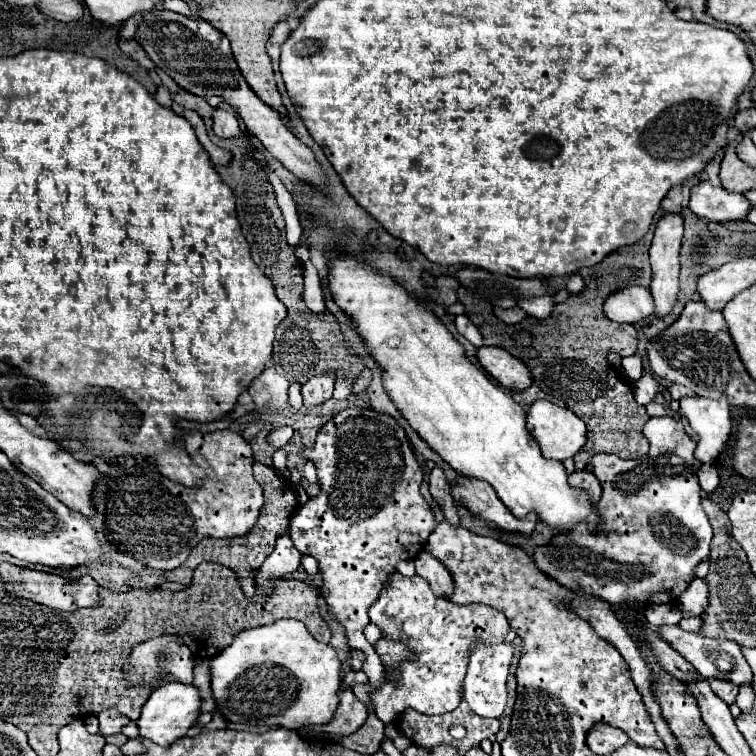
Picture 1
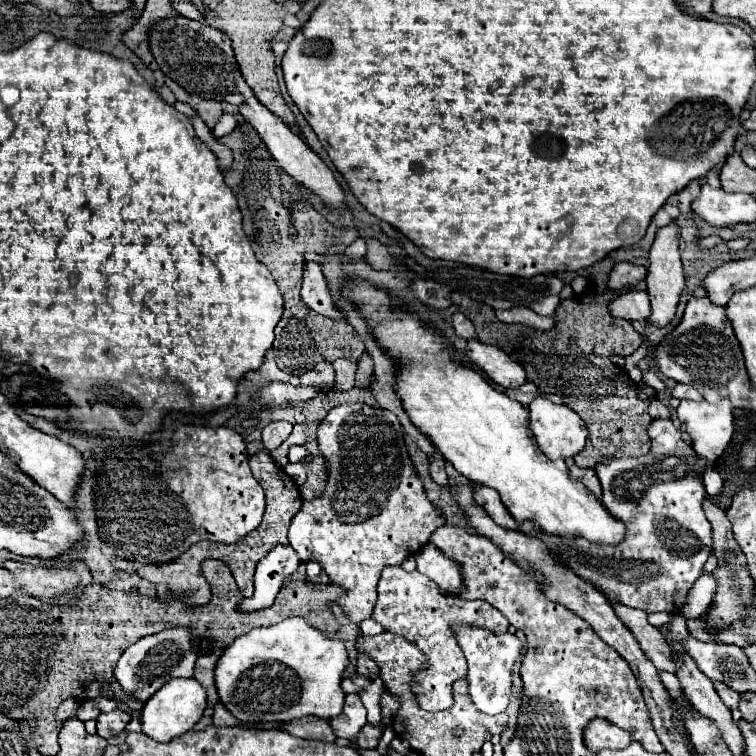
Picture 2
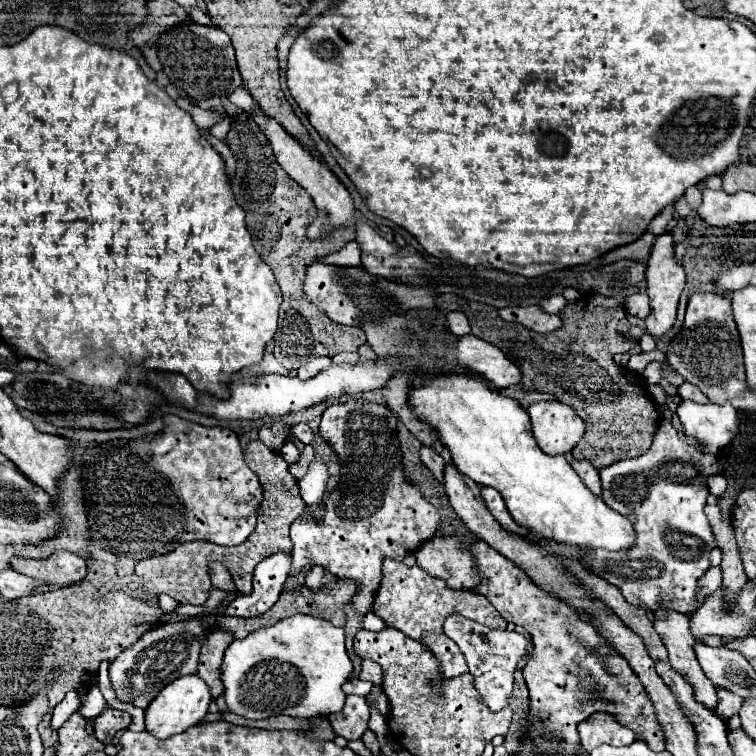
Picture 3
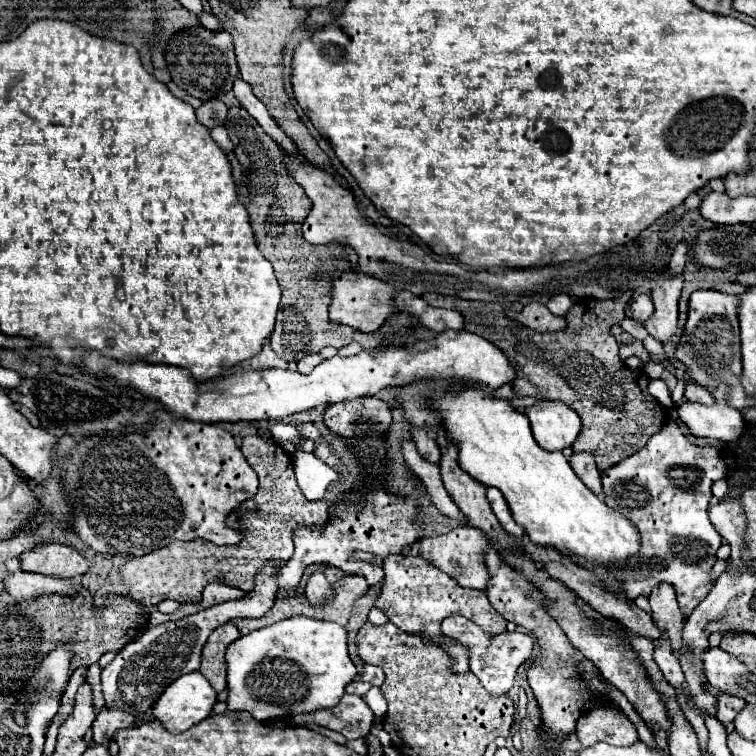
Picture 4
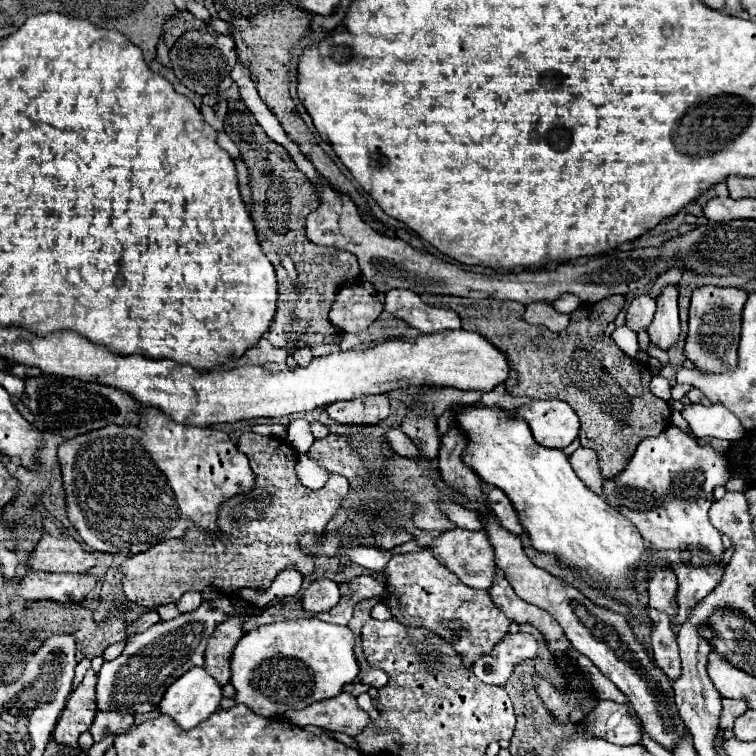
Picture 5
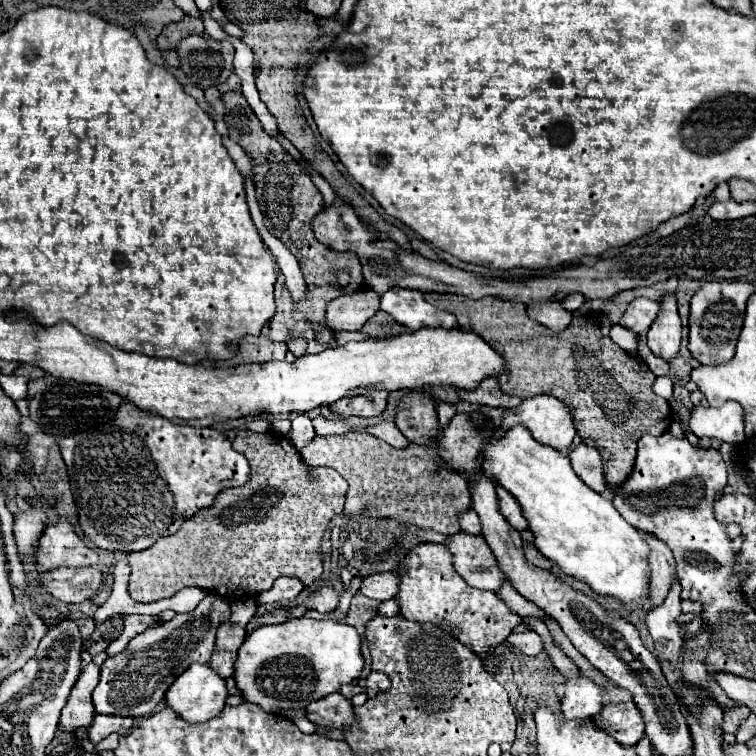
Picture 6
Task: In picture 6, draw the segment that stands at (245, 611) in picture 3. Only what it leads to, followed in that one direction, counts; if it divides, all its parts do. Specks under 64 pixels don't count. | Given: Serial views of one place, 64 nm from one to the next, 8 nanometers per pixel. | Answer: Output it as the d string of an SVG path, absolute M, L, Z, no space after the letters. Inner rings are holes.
M206 594L196 610L176 614L170 622L162 622L136 638L132 638L124 652L108 658L100 668L100 682L92 694L94 708L98 714L114 716L146 716L164 698L170 684L188 670L190 664L206 664L218 626L230 618L230 604L222 596Z

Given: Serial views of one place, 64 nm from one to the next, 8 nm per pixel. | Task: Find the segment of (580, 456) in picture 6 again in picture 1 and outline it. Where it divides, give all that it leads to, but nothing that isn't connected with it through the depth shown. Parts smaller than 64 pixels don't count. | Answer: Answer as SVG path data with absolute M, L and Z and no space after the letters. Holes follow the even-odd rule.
M588 470L570 474L570 476L568 476L568 484L572 484L572 488L580 488L580 490L588 492L592 502L598 502L600 496L602 496L602 488L600 488L598 478L596 478L592 472L588 472Z

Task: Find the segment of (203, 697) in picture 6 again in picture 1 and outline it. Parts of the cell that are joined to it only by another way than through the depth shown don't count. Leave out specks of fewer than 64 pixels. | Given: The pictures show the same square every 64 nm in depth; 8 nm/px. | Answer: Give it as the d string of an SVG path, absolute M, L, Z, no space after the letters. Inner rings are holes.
M170 682L162 684L150 694L146 704L142 706L142 714L136 720L136 726L144 740L150 740L158 746L170 746L174 740L182 738L188 732L188 728L196 722L198 714L200 714L200 692L192 684Z

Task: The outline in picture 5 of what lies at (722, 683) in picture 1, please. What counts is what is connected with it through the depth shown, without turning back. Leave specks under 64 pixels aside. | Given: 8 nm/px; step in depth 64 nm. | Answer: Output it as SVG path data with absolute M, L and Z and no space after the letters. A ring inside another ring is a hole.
M722 698L722 712L720 712L720 730L728 730L734 726L734 720L746 712L744 700L728 700Z

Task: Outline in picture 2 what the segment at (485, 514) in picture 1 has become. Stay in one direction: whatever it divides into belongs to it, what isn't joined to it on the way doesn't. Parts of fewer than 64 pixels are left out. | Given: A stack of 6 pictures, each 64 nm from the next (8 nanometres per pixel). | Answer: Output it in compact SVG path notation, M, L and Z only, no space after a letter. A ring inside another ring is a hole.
M474 484L474 502L478 506L484 506L484 510L488 512L488 516L496 524L500 524L502 528L506 528L506 530L520 530L524 534L528 534L528 532L534 530L534 524L532 522L522 522L522 524L516 522L512 518L512 514L506 510L506 506L502 504L498 492L492 490L492 488L488 488L488 486L476 486Z

